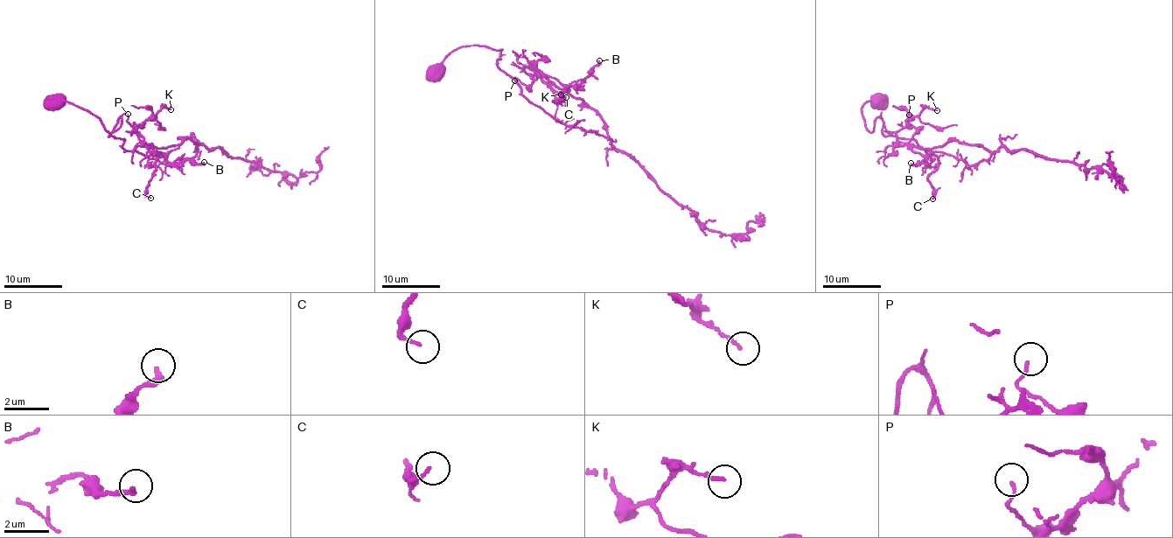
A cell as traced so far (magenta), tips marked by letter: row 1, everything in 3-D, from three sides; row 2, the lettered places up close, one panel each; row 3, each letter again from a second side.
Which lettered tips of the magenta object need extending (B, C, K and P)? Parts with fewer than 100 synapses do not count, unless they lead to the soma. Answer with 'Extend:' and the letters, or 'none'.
Extend: none

